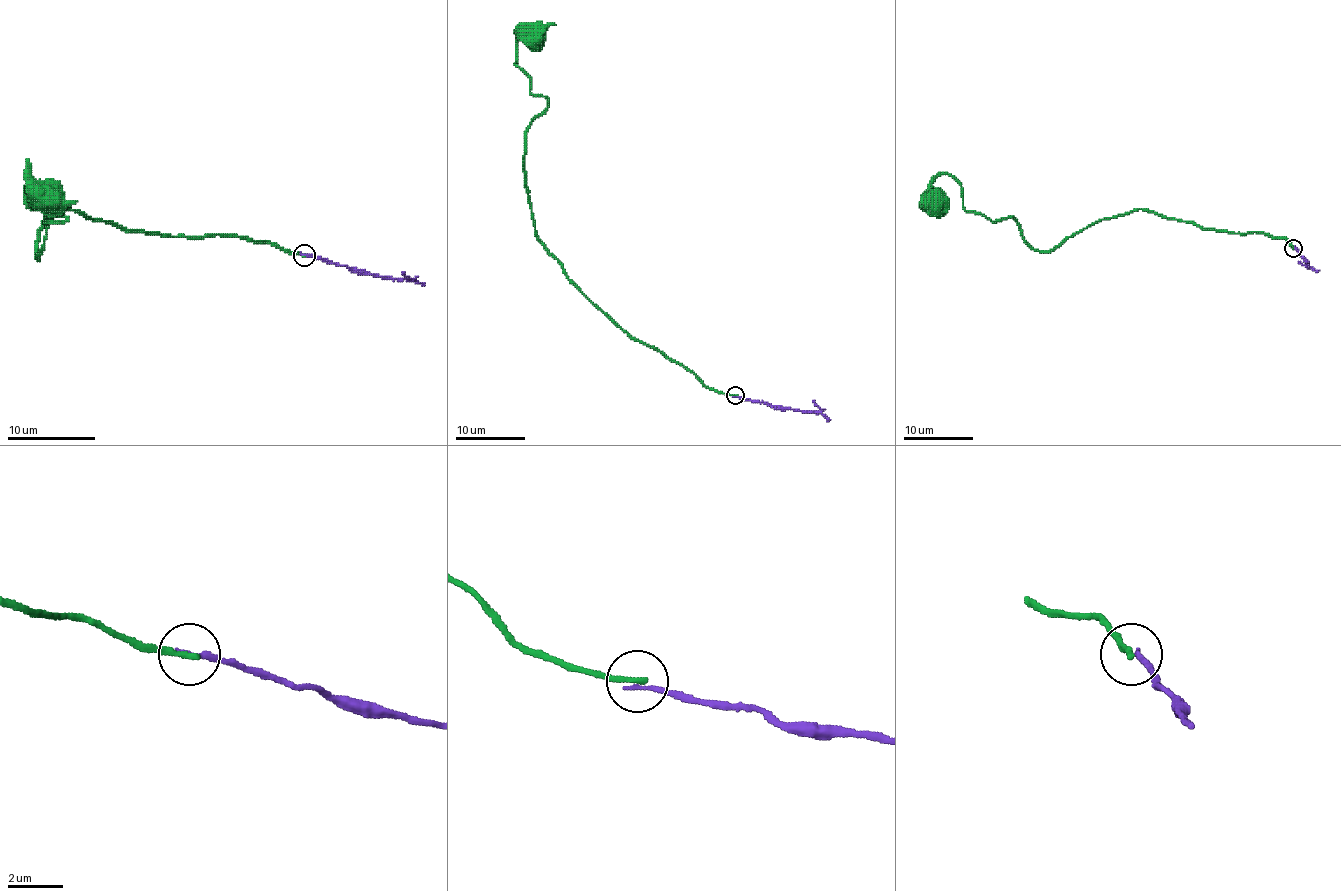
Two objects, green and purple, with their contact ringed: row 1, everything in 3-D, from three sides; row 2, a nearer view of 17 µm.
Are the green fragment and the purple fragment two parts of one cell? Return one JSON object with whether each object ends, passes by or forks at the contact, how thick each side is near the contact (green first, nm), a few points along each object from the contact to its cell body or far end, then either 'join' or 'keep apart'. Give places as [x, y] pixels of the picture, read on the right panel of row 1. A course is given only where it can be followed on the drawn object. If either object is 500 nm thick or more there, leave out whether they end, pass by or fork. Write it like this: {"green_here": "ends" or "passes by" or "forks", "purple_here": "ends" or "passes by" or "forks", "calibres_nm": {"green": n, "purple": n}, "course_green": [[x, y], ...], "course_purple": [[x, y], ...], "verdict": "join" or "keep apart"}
{"green_here": "ends", "purple_here": "ends", "calibres_nm": {"green": 240, "purple": 180}, "course_green": [[1293, 247], [1144, 209], [1036, 251], [1013, 218], [968, 212], [947, 174], [931, 184], [933, 205]], "course_purple": [[1295, 247], [1317, 272]], "verdict": "keep apart"}

